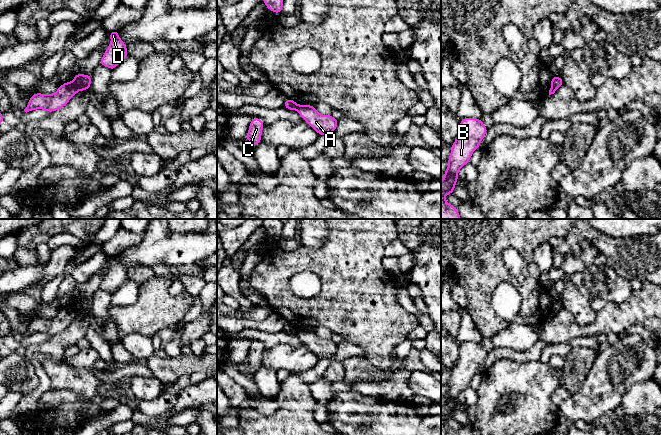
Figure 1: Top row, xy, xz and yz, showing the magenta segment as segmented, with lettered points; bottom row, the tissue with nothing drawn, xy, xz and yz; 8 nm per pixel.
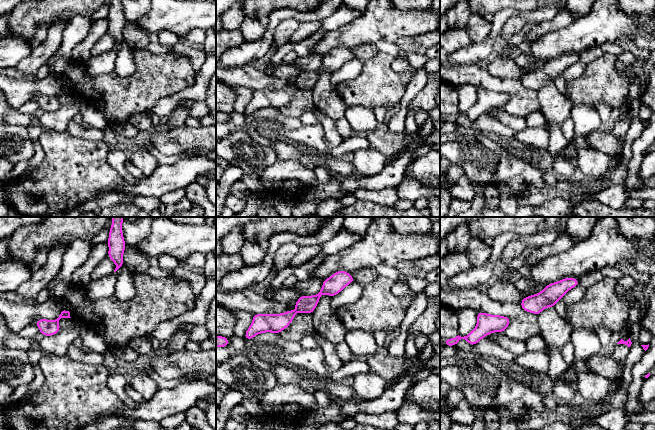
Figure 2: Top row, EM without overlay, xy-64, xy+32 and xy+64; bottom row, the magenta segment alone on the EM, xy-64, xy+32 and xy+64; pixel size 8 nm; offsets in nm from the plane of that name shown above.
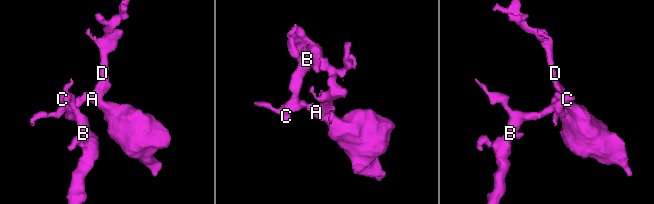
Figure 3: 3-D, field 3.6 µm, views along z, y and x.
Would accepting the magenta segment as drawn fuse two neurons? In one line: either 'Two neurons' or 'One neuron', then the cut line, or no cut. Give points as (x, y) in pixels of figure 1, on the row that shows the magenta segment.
Two neurons. Split along xy (70, 82), (78, 90)

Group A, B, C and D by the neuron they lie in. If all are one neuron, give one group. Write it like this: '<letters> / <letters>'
A D / B C

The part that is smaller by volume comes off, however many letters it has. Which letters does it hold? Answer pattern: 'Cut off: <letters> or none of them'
Cut off: A, D

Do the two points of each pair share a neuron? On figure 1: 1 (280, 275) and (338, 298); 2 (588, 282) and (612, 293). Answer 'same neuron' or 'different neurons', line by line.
1: same neuron
2: same neuron

